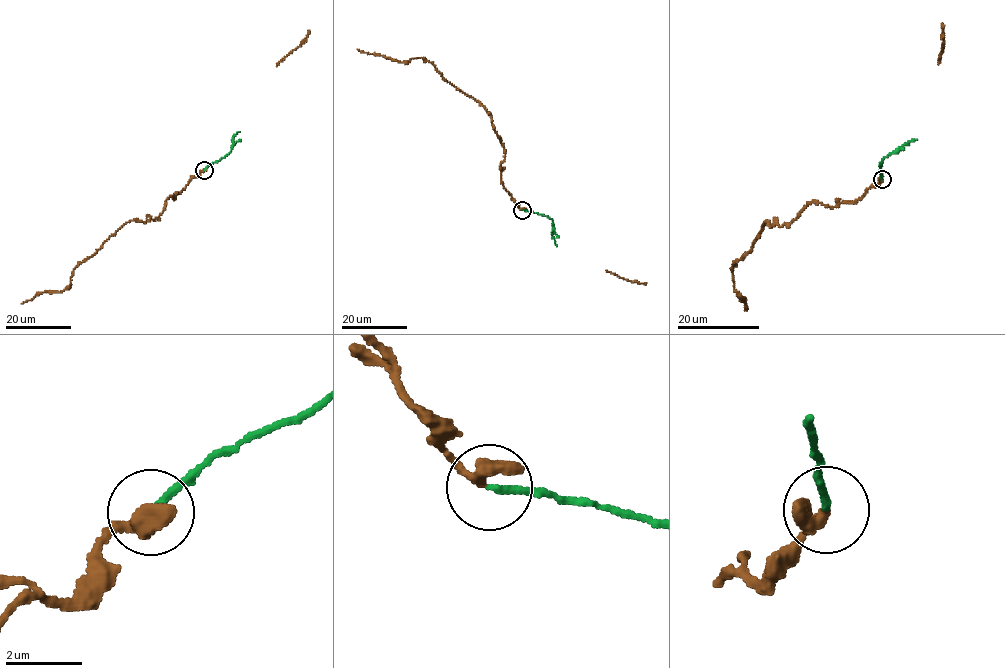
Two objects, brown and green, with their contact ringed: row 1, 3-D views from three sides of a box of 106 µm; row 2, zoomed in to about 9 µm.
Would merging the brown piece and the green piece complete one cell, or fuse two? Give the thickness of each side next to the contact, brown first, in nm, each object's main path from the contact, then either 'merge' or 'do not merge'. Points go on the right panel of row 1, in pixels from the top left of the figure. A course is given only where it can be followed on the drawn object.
300/200 nm | brown via (882, 179), (854, 202), (828, 207), (812, 200), (789, 224), (765, 221), (749, 252), (733, 263), (745, 311) | green via (882, 179), (882, 161), (916, 139) | merge

